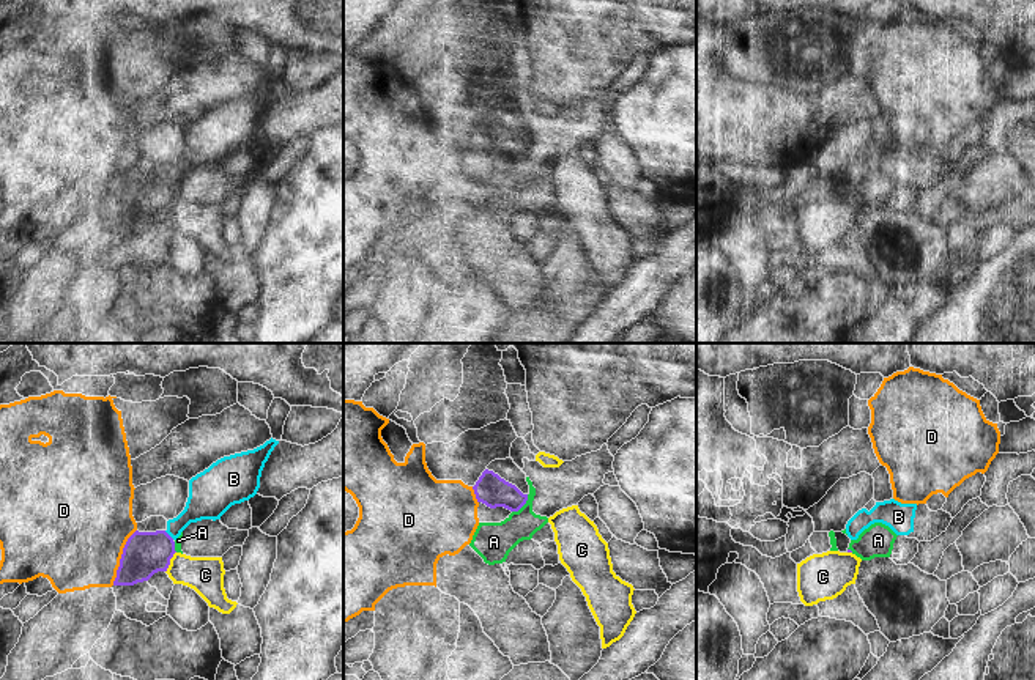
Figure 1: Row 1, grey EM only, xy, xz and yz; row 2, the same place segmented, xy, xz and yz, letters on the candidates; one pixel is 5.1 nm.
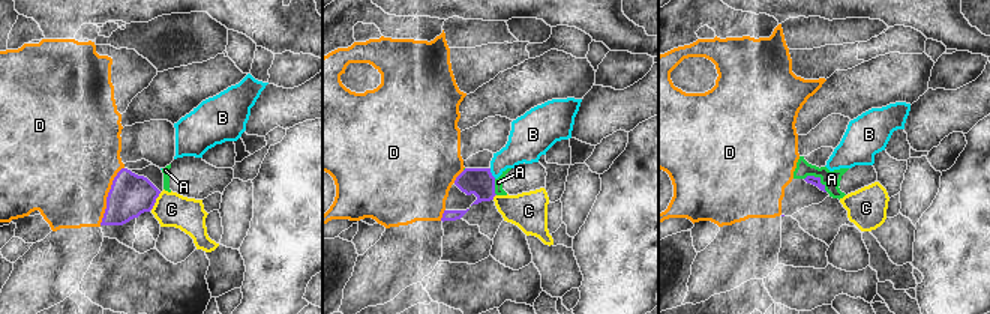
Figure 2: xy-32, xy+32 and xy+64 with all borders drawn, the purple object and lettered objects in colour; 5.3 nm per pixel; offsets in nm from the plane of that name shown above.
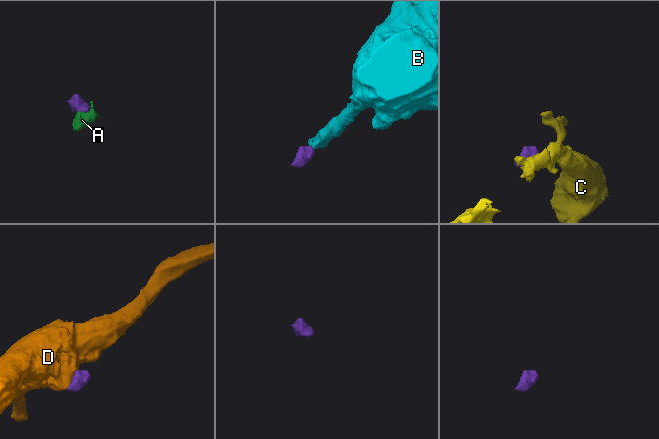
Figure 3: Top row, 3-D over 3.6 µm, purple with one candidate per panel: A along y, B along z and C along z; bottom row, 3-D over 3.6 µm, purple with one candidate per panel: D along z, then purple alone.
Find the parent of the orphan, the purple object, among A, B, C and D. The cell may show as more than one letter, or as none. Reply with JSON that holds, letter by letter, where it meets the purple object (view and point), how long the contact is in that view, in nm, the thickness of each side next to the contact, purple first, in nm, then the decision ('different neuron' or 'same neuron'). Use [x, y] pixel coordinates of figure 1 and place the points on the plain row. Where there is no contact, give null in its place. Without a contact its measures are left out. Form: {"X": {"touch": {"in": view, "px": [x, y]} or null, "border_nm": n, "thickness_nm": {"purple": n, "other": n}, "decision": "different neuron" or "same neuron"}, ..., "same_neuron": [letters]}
{"A": {"touch": {"in": "xz", "px": [522, 153]}, "border_nm": 130, "thickness_nm": {"purple": 160, "other": 200}, "decision": "different neuron"}, "B": {"touch": {"in": "xy", "px": [167, 181]}, "border_nm": 70, "thickness_nm": {"purple": 220, "other": 180}, "decision": "same neuron"}, "C": {"touch": {"in": "xy", "px": [169, 210]}, "border_nm": 120, "thickness_nm": {"purple": 220, "other": 190}, "decision": "different neuron"}, "D": {"touch": {"in": "xy", "px": [122, 205]}, "border_nm": 320, "thickness_nm": {"purple": 220, "other": 480}, "decision": "different neuron"}, "same_neuron": ["B"]}

